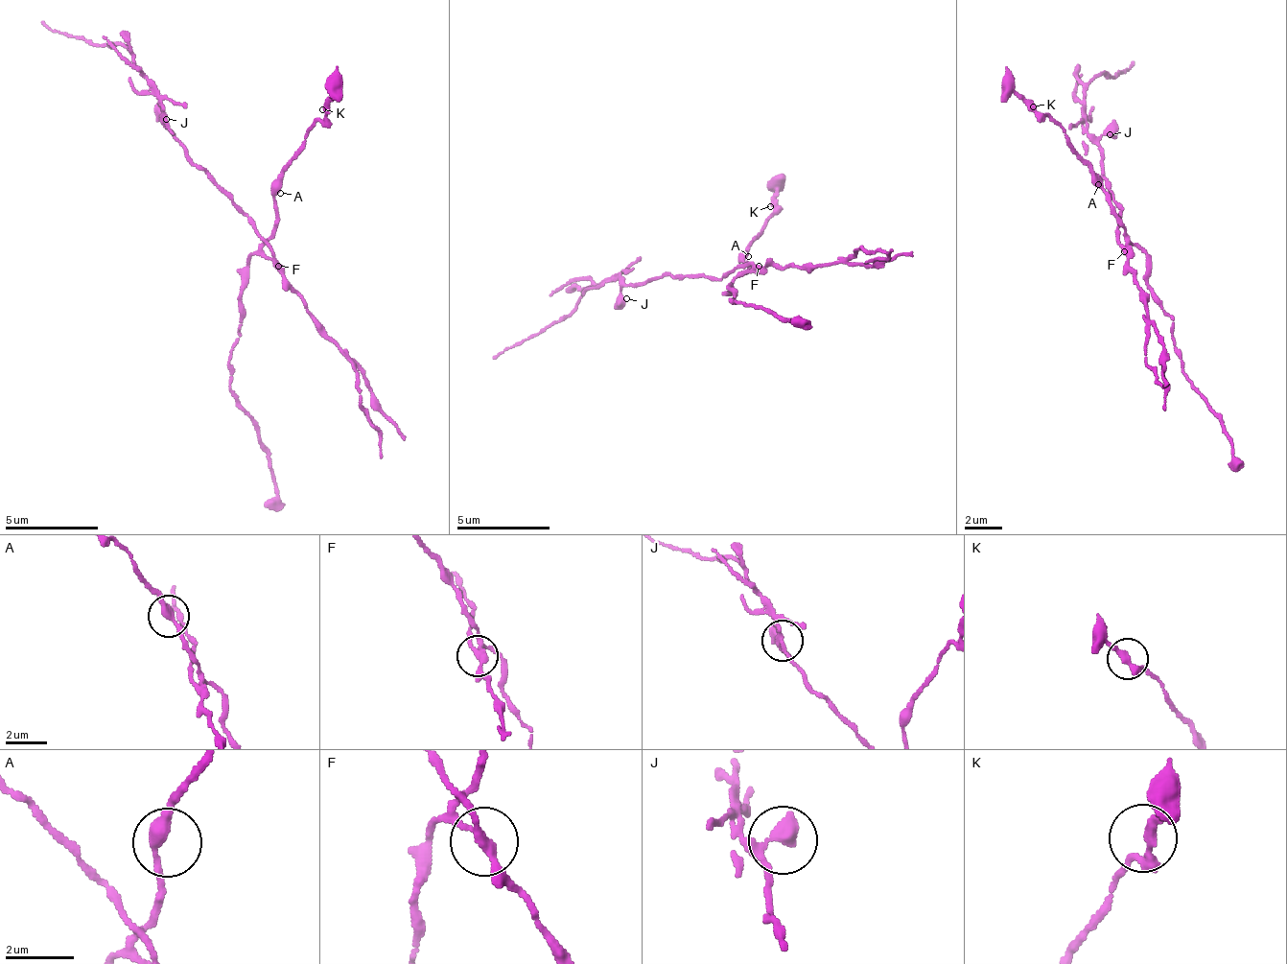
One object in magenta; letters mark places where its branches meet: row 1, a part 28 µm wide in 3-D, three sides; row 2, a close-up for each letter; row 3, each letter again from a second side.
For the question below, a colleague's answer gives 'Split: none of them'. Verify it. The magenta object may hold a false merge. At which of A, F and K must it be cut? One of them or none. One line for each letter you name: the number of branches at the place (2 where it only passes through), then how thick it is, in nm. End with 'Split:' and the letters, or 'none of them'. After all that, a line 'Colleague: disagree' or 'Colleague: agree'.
F: 2 | 280 nm
Split: F
Colleague: disagree

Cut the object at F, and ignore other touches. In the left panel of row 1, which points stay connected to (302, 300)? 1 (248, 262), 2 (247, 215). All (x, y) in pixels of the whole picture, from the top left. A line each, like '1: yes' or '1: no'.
1: no
2: yes

